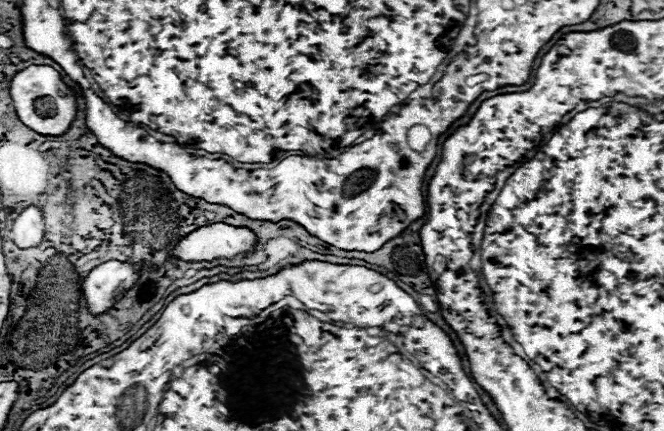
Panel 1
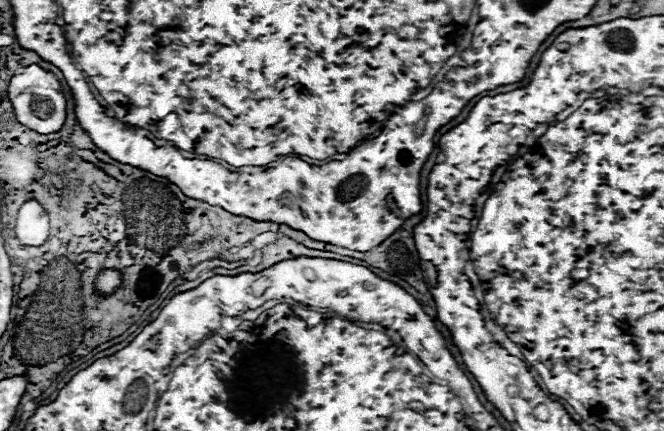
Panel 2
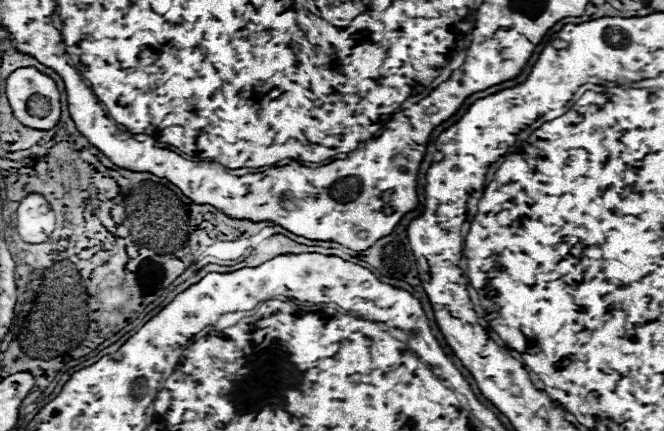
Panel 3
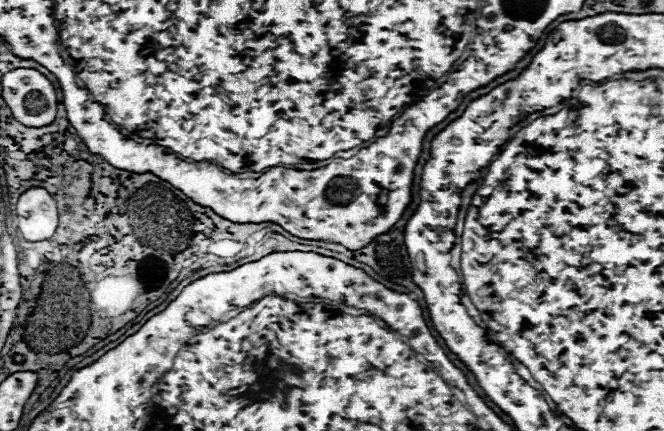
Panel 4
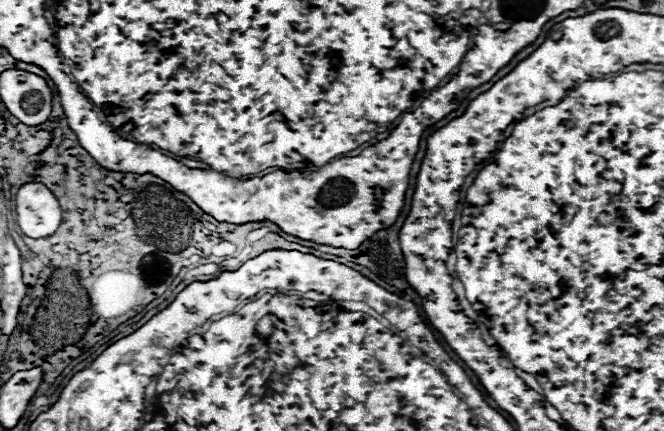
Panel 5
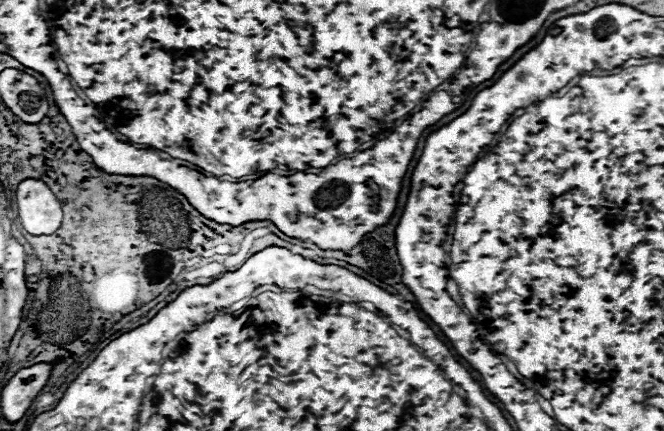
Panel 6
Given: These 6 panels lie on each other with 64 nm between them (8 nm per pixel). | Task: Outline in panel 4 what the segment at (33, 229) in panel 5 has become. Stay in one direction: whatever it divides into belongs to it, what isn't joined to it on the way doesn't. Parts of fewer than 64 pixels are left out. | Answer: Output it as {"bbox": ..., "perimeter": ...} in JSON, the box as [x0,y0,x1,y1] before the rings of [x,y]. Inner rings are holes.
{"bbox":[16,188,58,242],"perimeter":[[[44,188],[26,190],[16,204],[18,230],[24,240],[40,242],[52,238],[58,228],[56,202]]]}

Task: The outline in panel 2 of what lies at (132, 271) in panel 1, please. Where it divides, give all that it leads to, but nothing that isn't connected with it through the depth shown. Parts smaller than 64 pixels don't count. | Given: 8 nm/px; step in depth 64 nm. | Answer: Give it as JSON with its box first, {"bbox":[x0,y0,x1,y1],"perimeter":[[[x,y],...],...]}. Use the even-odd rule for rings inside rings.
{"bbox":[94,268,122,294],"perimeter":[[[116,268],[100,270],[94,278],[94,294],[114,294],[122,284],[122,272]]]}

